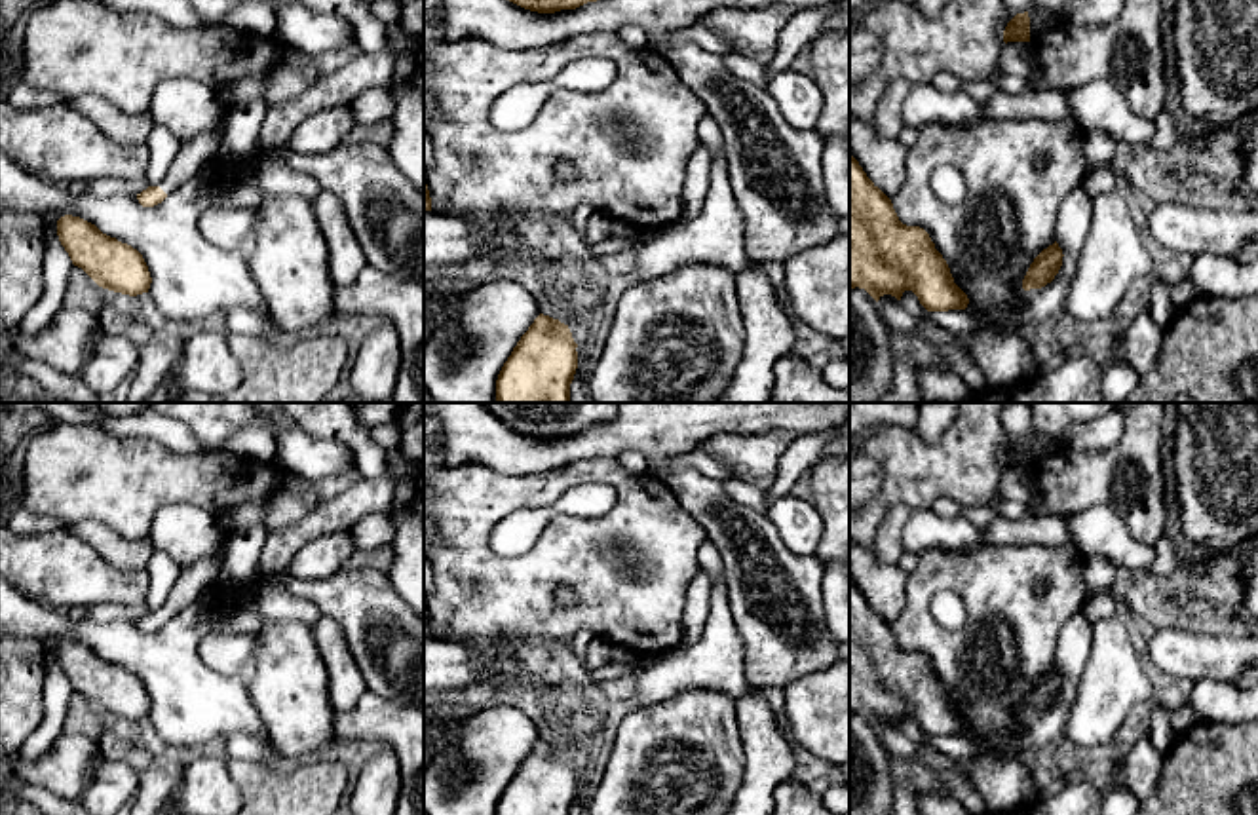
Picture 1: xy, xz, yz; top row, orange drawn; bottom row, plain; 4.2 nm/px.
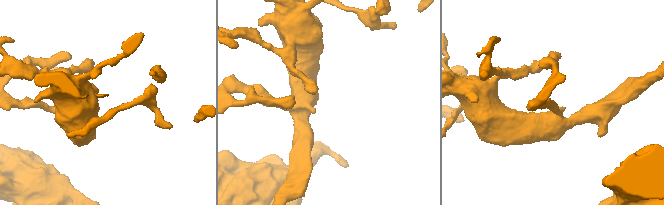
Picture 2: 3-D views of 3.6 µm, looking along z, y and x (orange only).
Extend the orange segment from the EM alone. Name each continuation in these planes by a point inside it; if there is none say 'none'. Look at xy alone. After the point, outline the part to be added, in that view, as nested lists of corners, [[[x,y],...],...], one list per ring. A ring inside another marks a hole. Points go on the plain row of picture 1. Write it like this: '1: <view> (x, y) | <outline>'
1: xy (194, 578) | [[[226,543],[217,557],[198,560],[181,570],[171,595],[158,610],[167,621],[179,616],[184,608],[200,600],[201,591],[219,579],[226,555]]]

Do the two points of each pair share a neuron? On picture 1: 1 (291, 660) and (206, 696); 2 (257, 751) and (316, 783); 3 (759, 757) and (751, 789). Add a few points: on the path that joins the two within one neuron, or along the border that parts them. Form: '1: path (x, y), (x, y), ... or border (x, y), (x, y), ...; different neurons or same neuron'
1: border (244, 677), (247, 696), (263, 720); different neurons
2: border (230, 758), (266, 764); different neurons
3: path (759, 764), (759, 781); same neuron

